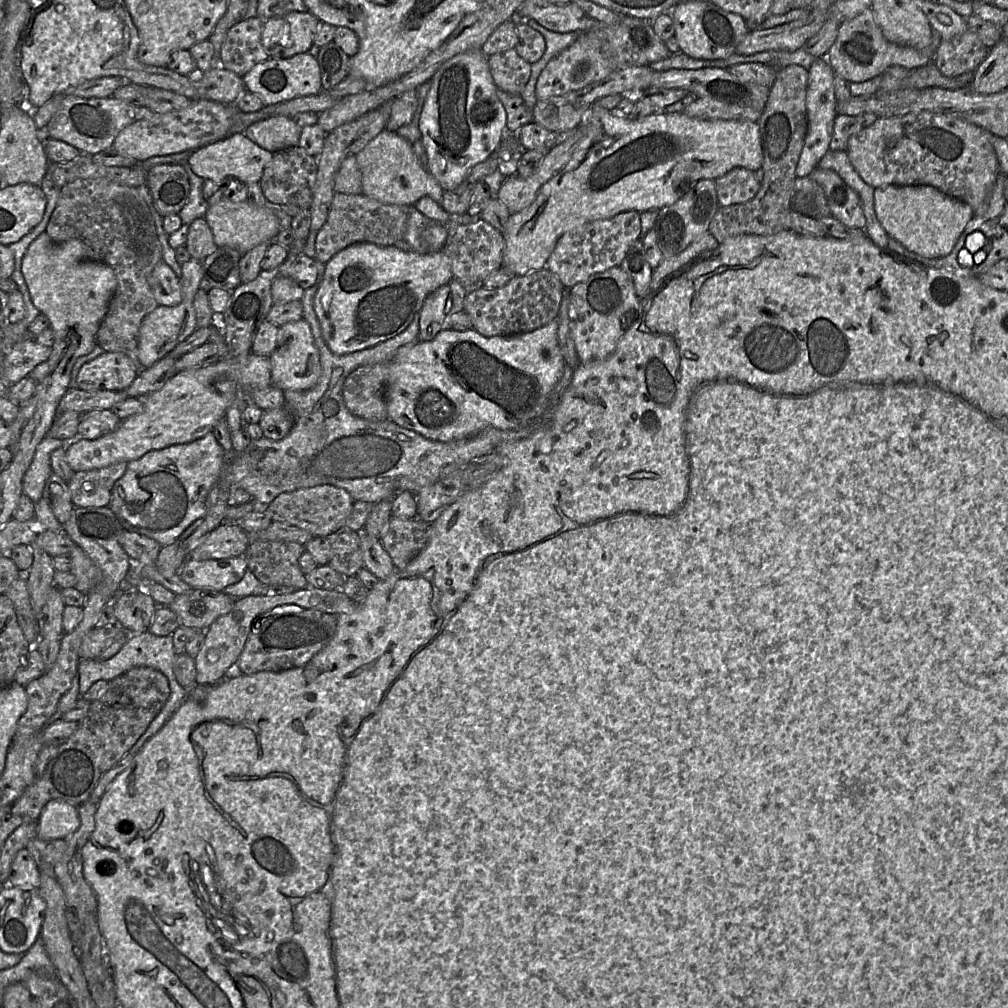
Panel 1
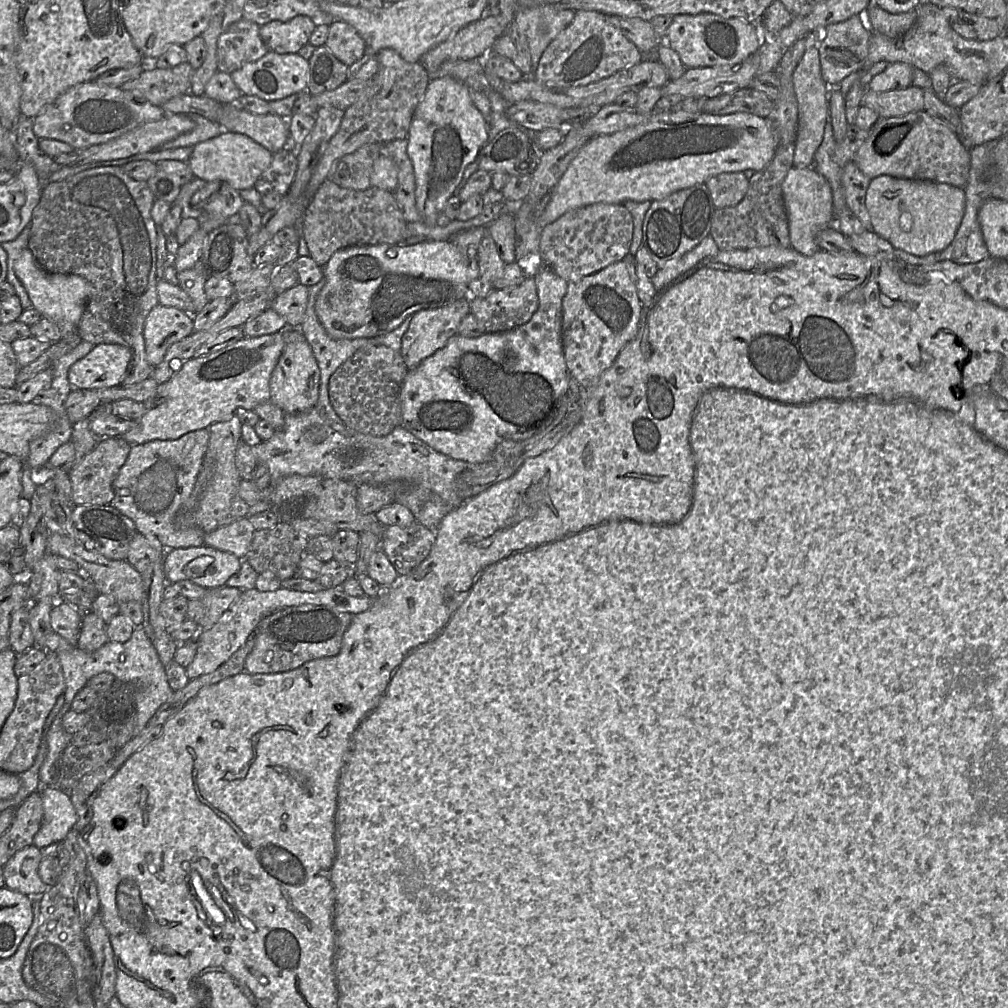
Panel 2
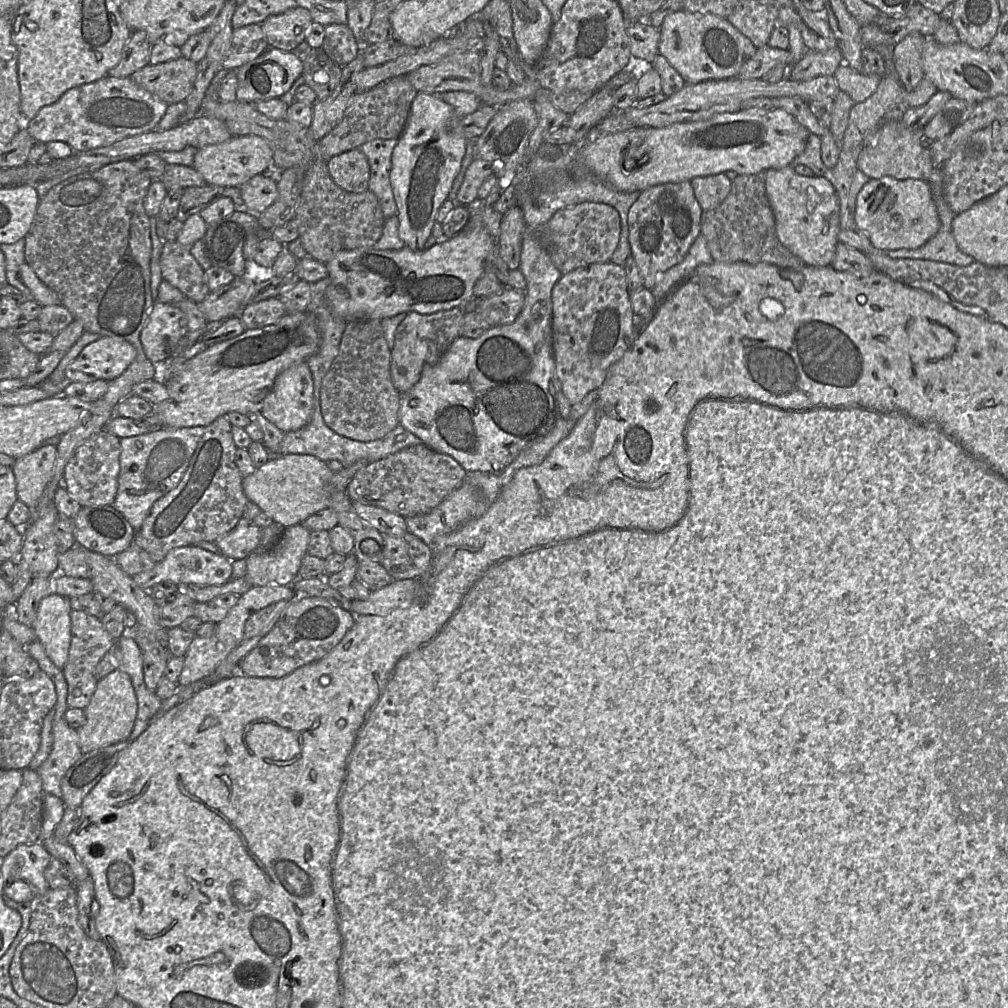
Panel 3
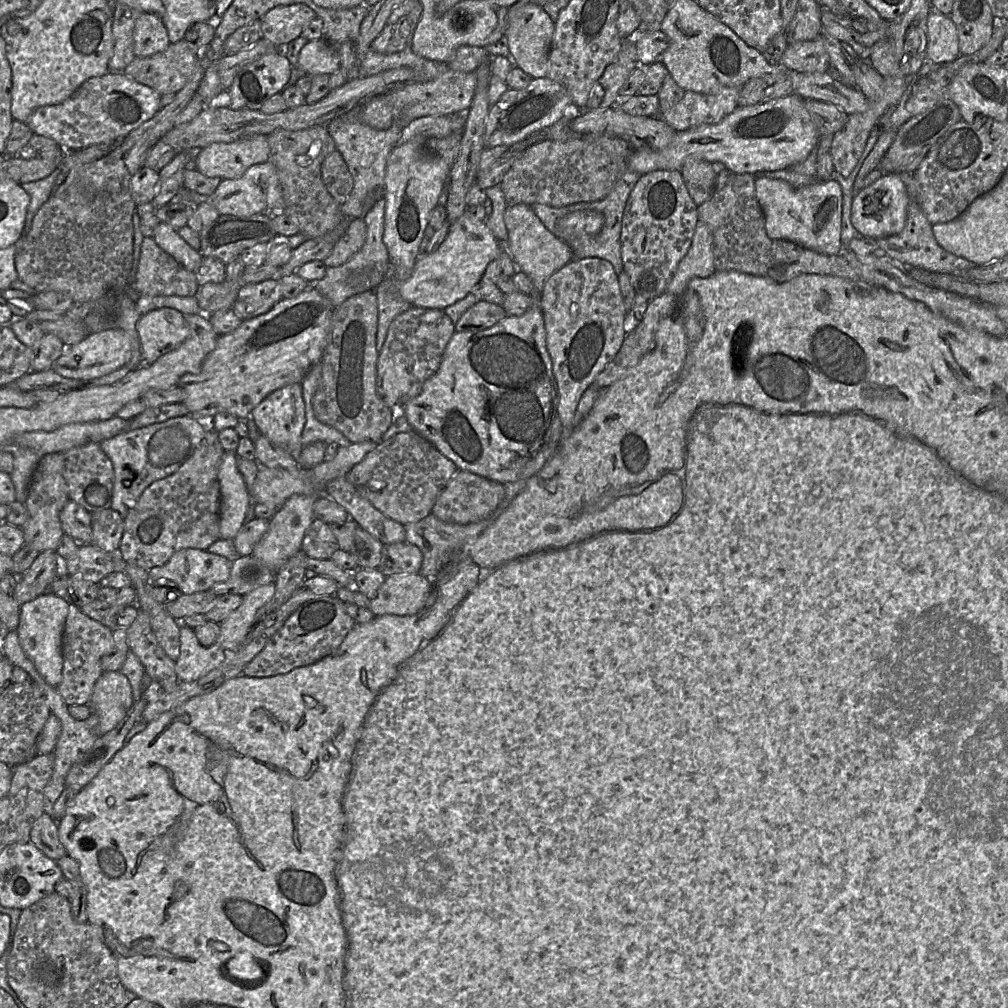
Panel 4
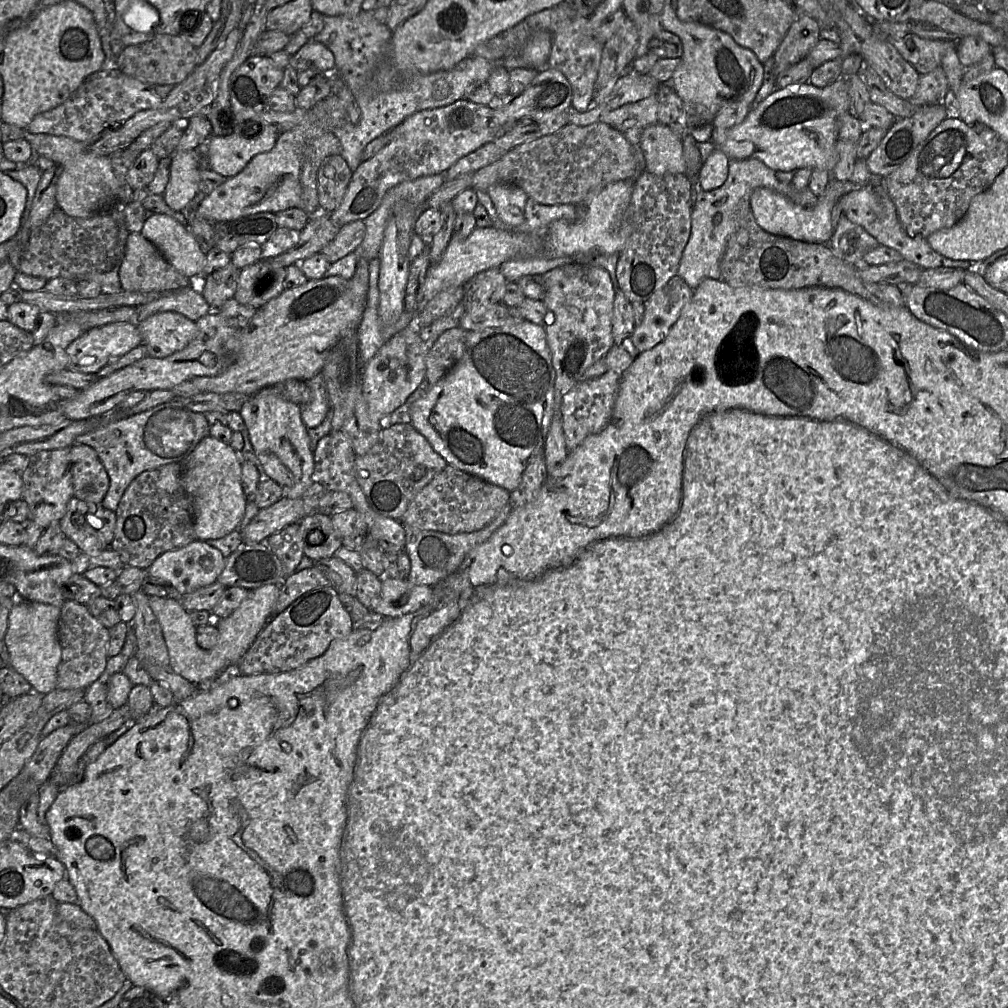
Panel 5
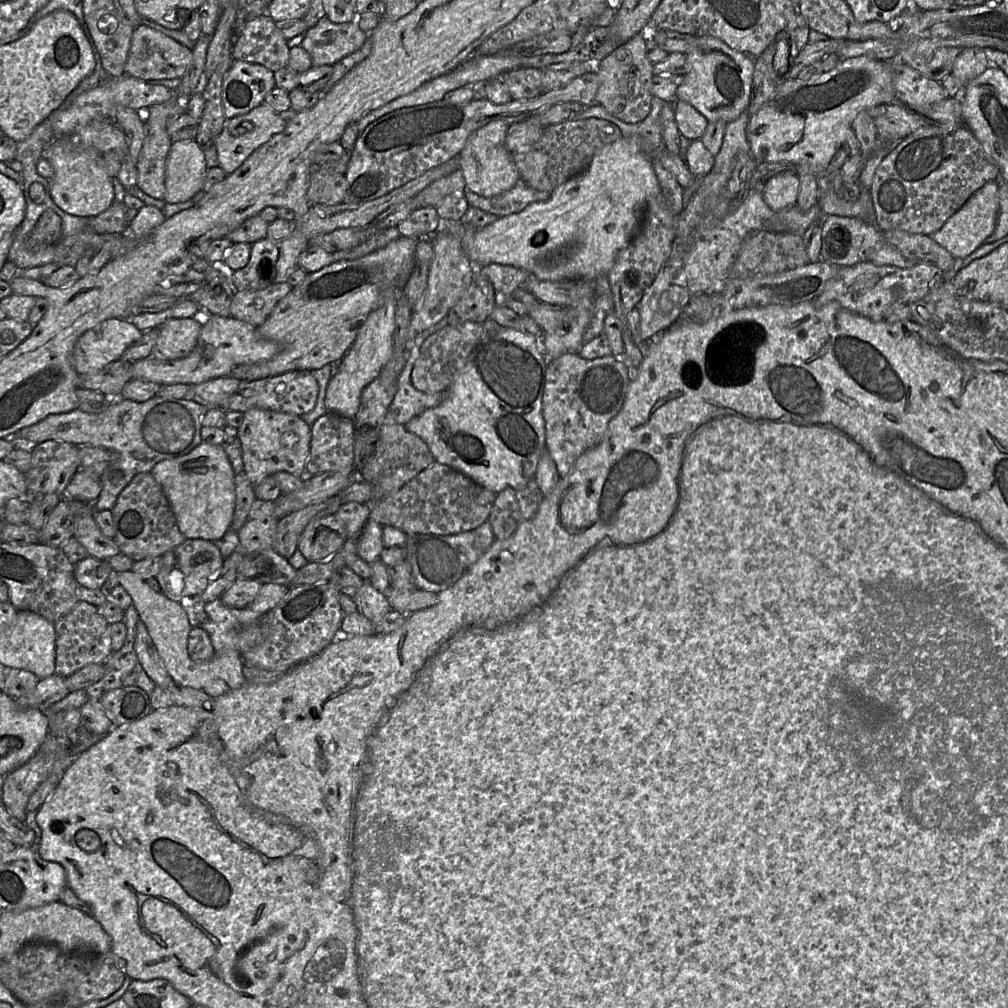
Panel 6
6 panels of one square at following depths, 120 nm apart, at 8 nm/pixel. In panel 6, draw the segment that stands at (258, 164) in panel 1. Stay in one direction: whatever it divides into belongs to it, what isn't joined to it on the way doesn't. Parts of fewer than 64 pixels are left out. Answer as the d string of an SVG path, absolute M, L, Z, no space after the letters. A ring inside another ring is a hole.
M261 104L249 113L226 119L222 132L214 140L218 153L219 167L225 173L231 174L238 169L248 157L270 138L282 132L286 126L287 118L276 112L268 104Z

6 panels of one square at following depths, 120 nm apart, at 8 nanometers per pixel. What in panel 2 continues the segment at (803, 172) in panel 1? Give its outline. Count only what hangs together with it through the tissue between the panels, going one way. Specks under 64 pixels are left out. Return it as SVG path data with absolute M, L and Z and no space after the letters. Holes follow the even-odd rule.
M817 46L808 47L792 73L793 86L798 104L798 130L794 152L794 164L797 168L811 167L814 155L823 140L824 129L829 121L830 87L821 74L820 58Z

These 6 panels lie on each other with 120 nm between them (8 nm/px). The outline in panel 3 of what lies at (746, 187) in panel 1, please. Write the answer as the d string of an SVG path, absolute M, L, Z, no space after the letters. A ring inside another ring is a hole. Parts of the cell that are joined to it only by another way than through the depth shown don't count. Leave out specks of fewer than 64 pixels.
M718 173L695 177L689 182L700 207L706 211L719 206L725 200L731 190L732 179L725 173Z

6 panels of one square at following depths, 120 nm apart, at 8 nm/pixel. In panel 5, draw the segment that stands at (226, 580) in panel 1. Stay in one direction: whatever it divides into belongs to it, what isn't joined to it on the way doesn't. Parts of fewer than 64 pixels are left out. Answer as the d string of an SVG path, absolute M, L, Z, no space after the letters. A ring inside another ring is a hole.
M195 540L188 545L161 554L147 569L148 577L169 582L181 595L208 586L218 580L226 558L206 541Z

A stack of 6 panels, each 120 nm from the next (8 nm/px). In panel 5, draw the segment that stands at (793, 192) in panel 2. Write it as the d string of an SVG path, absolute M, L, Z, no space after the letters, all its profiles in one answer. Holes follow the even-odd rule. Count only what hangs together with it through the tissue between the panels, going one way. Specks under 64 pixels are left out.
M831 178L824 192L817 197L817 203L812 207L804 207L778 192L759 187L752 192L750 208L756 223L770 234L809 243L828 244L834 232L831 211L843 195L856 188L859 186L855 183Z

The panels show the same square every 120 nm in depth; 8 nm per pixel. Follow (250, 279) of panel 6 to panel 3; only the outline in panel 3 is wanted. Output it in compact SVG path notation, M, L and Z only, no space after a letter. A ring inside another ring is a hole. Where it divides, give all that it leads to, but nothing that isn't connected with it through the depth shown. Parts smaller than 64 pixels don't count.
M273 297L247 304L238 317L245 329L257 329L277 323L285 313L283 303L278 297Z

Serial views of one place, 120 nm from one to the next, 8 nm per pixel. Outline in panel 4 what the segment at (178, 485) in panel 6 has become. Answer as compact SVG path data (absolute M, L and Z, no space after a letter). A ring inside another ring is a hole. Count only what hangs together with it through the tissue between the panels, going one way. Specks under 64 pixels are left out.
M225 451L218 471L220 539L233 540L245 523L251 496L237 467L237 455Z

